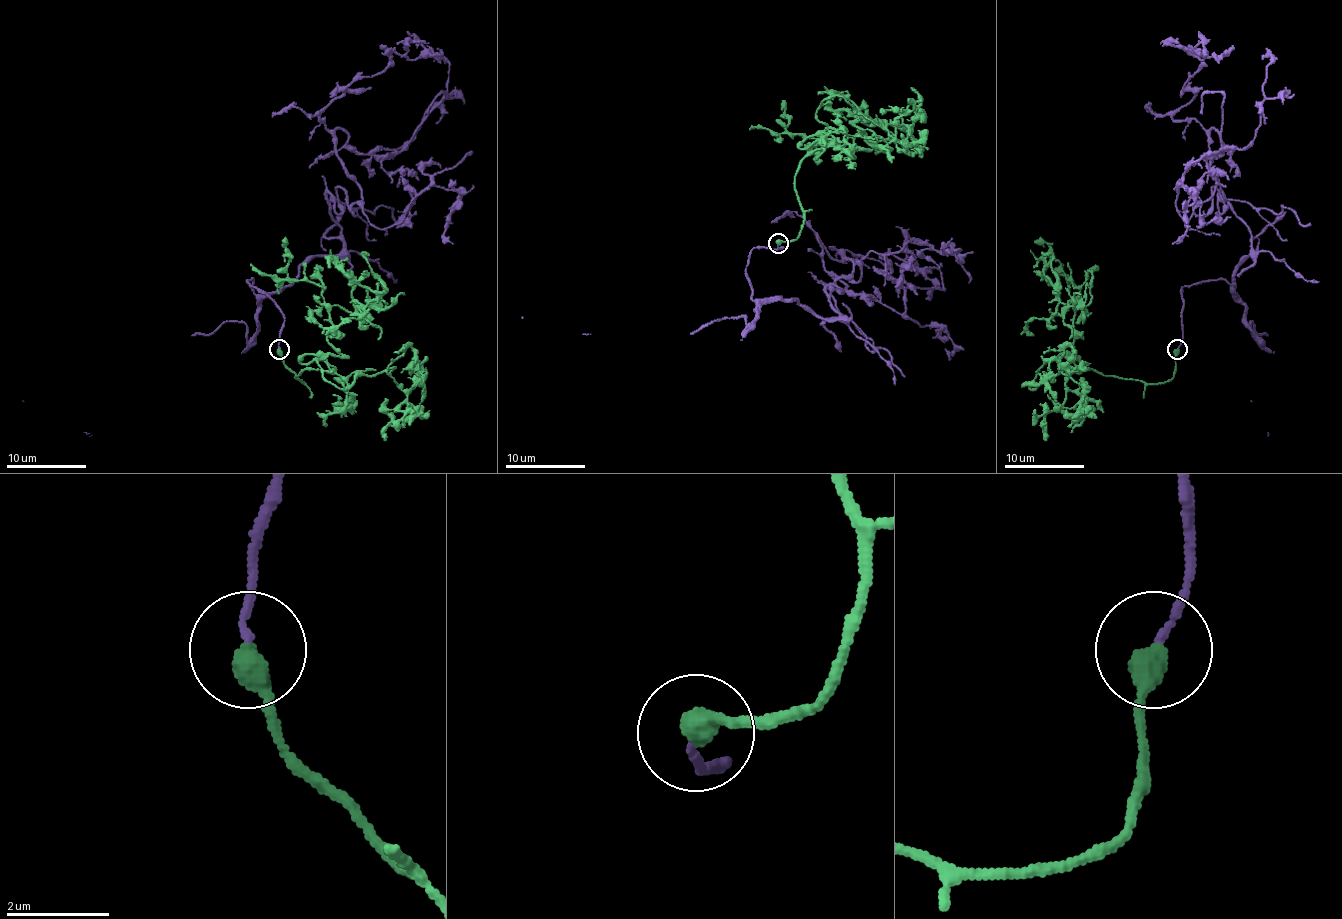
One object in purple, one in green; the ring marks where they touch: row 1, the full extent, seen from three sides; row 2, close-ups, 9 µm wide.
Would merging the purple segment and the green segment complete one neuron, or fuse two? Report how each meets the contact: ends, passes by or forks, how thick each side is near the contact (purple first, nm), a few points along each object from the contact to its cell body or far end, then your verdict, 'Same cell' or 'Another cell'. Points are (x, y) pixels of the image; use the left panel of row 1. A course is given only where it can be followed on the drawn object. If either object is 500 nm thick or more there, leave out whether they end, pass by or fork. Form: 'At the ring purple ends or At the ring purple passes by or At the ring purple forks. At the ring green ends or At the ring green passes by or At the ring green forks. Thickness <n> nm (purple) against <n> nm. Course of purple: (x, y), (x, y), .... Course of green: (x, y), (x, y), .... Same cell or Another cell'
At the ring purple ends. At the ring green ends. Thickness 130 nm (purple) against 480 nm. Course of purple: (278, 348), (247, 282), (278, 294), (340, 252), (330, 200), (362, 200), (318, 116), (426, 44). Course of green: (278, 350), (304, 384), (348, 356), (332, 306), (378, 296), (330, 250). Same cell

